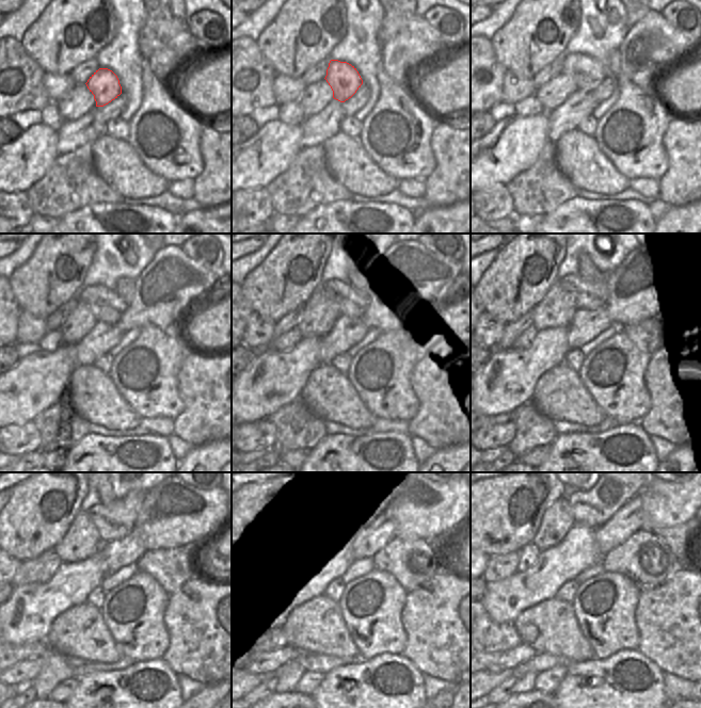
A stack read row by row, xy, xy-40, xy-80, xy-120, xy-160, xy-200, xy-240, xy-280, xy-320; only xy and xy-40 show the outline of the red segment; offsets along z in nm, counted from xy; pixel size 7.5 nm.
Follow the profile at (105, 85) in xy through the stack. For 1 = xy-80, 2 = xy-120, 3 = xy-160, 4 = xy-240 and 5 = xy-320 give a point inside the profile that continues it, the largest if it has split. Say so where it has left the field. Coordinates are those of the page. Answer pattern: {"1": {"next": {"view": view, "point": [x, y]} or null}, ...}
{"1": {"next": {"view": "xy-80", "point": [587, 73]}}, "2": {"next": {"view": "xy-120", "point": [106, 305]}}, "3": {"next": {"view": "xy-160", "point": [349, 303]}}, "4": {"next": {"view": "xy-240", "point": [114, 520]}}, "5": {"next": {"view": "xy-320", "point": [593, 508]}}}

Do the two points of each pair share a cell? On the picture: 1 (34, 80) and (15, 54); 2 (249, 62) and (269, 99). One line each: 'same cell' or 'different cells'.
1: same cell
2: same cell

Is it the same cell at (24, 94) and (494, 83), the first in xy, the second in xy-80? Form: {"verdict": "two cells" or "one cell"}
{"verdict": "one cell"}

